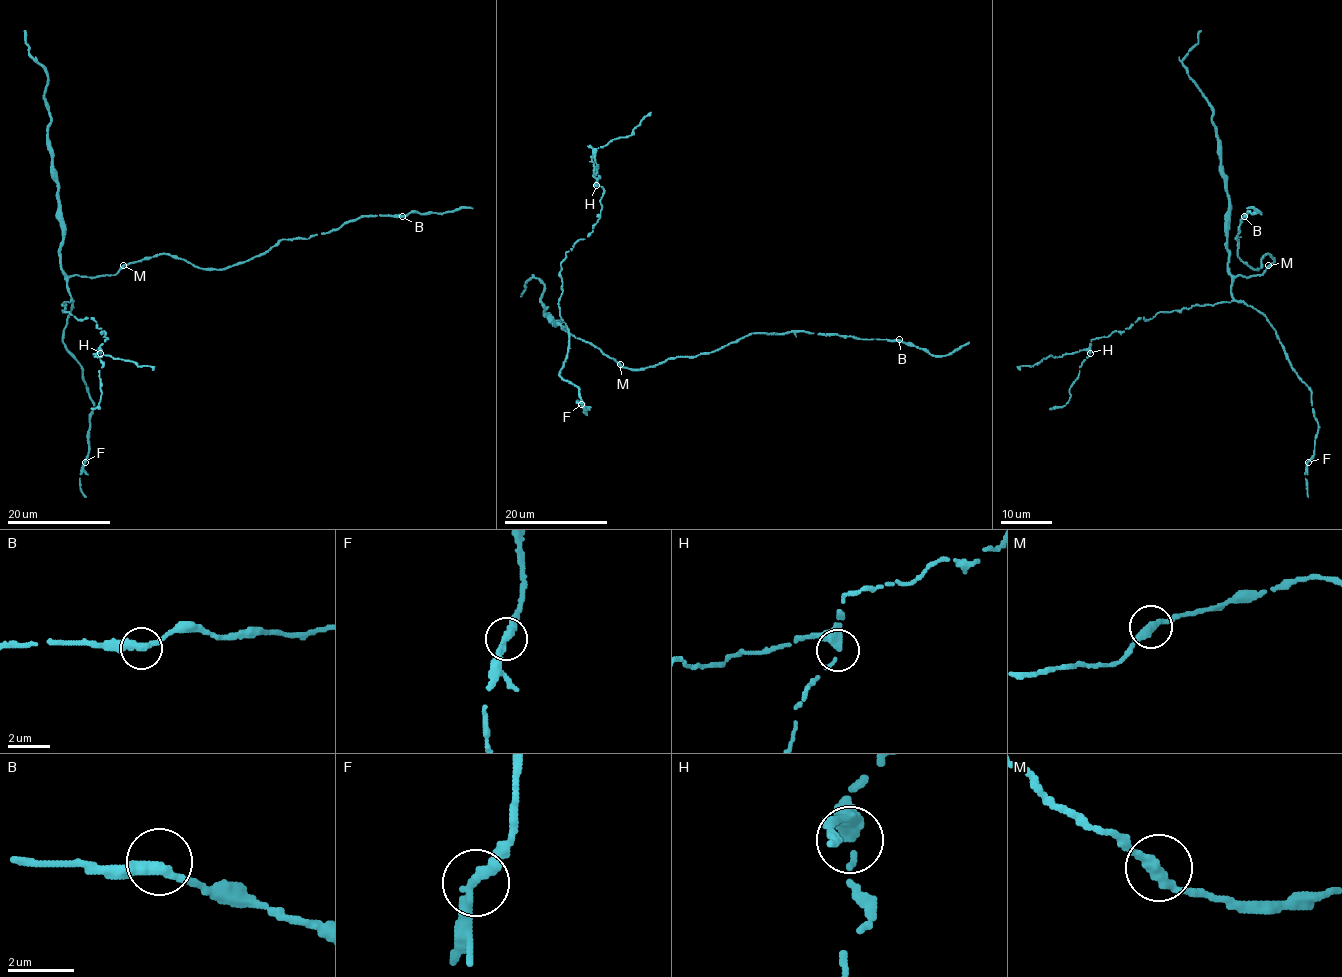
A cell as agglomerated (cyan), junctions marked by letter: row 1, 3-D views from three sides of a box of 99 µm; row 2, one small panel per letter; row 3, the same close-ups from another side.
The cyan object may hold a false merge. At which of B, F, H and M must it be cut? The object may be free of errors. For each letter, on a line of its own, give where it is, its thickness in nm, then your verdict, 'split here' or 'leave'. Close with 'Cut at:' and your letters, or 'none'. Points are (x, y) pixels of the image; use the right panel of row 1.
B: place (1244, 216); calibre 340 nm; leave
F: place (1308, 462); calibre 320 nm; leave
H: place (1090, 353); calibre 360 nm; split here
M: place (1268, 265); calibre 340 nm; leave
Cut at: H

